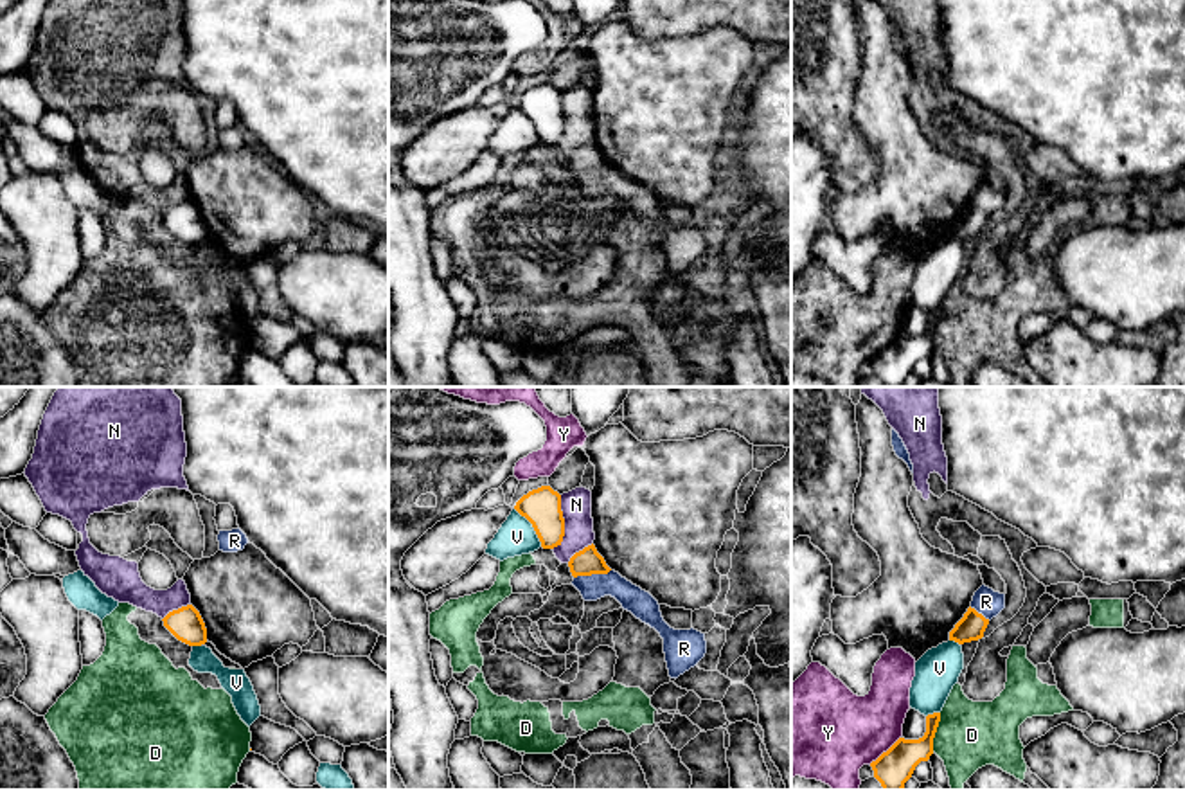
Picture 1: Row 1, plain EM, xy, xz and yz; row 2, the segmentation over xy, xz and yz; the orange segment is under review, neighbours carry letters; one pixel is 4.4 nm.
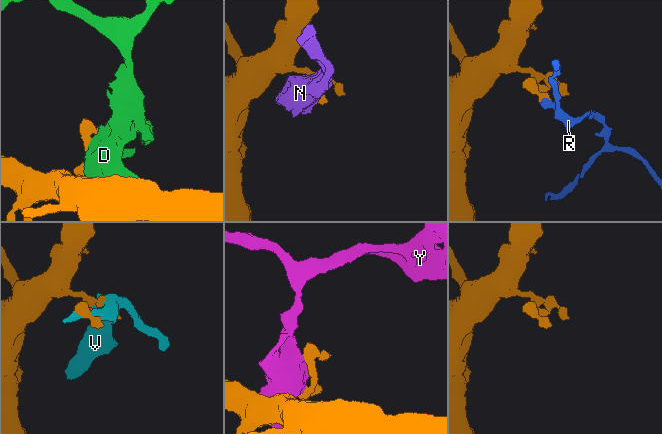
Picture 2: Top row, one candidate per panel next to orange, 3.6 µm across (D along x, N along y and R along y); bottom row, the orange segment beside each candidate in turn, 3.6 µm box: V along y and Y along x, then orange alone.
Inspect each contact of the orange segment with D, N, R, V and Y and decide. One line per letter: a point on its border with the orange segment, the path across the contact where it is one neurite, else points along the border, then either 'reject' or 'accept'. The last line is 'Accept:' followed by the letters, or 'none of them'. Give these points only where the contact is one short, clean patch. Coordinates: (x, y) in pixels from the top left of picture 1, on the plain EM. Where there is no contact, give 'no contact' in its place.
D: meets orange in yz at (935, 328); reject
N: meets orange in xz at (563, 119); reject
R: meets orange in xz at (592, 170); border along xz (610, 166), (574, 175); reject
V: meets orange in xz at (533, 123); reject
Y: meets orange in yz at (883, 350); reject
Accept: none of them

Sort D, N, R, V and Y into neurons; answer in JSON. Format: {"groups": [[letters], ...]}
{"groups": [["D"], ["N"], ["R"], ["V"], ["Y"]]}

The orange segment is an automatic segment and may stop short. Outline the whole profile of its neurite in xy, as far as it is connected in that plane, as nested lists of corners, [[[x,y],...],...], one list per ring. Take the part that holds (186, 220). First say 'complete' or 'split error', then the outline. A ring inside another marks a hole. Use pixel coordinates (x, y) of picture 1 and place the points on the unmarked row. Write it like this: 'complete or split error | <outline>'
complete | [[[192,202],[169,209],[162,218],[164,218],[164,223],[178,238],[189,243],[201,243],[207,239],[205,220],[200,209]]]

